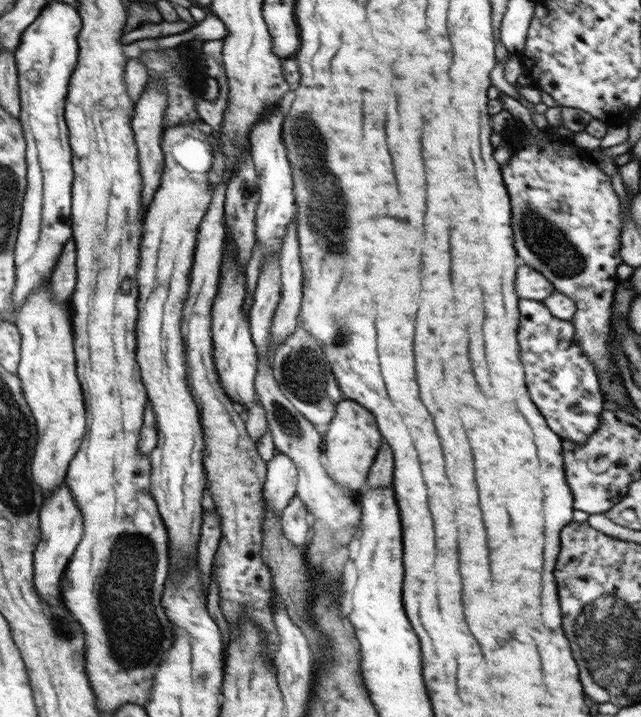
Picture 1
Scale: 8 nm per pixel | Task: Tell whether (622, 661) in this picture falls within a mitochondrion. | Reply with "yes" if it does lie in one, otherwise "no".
yes

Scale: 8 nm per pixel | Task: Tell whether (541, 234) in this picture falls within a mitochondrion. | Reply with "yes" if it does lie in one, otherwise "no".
yes

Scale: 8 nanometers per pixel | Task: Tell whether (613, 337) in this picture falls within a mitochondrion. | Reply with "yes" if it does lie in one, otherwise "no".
no

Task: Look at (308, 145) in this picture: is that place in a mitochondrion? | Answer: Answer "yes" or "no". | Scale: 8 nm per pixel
yes

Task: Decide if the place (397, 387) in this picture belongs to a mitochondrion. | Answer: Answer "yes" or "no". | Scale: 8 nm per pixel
no

